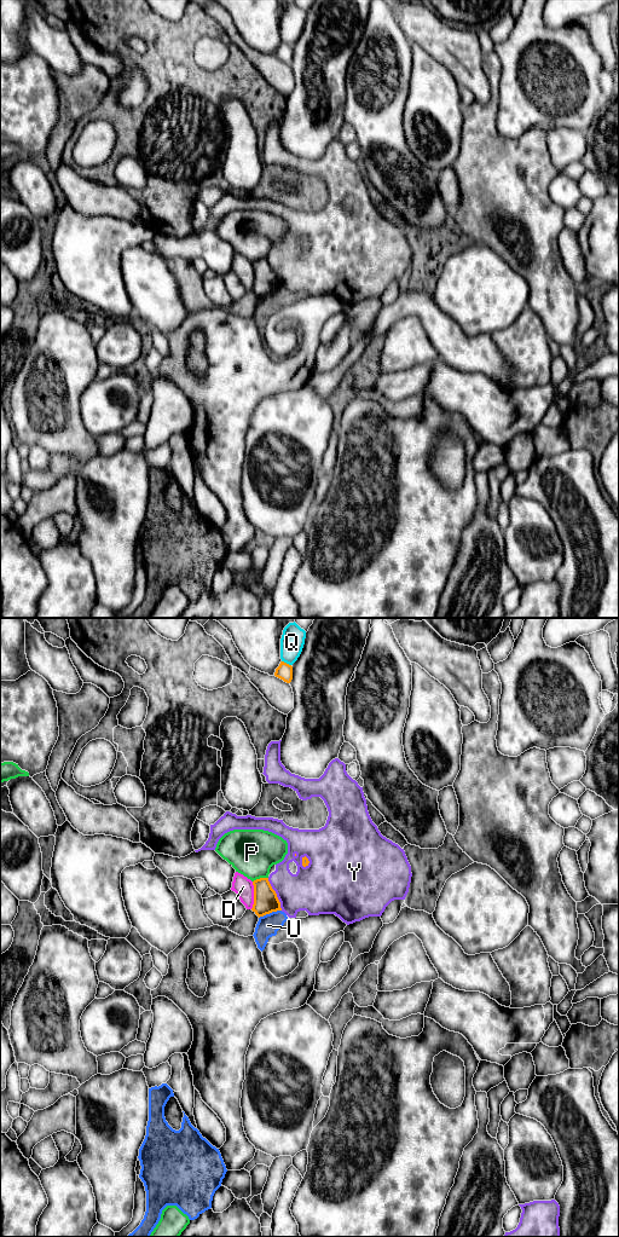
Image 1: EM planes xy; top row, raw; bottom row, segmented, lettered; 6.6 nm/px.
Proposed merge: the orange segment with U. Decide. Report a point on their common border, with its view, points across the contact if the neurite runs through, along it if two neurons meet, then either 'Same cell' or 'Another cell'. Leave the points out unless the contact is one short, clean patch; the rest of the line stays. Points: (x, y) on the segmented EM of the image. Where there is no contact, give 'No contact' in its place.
Touches orange at xy (270, 912). Boundary: xy (281, 909), (272, 911), (259, 918). Another cell

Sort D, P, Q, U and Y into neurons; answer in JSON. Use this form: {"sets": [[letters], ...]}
{"sets": [["D"], ["P"], ["Q"], ["U"], ["Y"]]}

